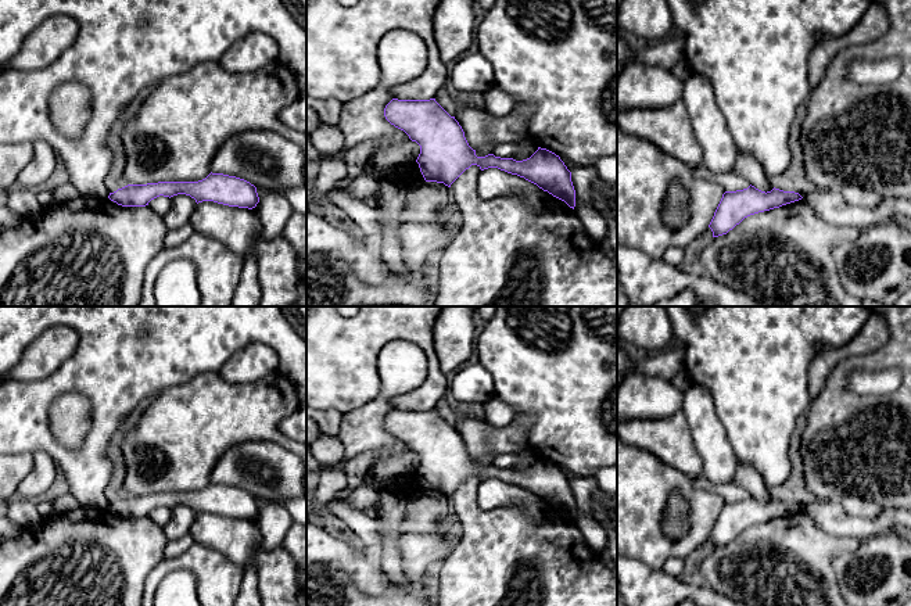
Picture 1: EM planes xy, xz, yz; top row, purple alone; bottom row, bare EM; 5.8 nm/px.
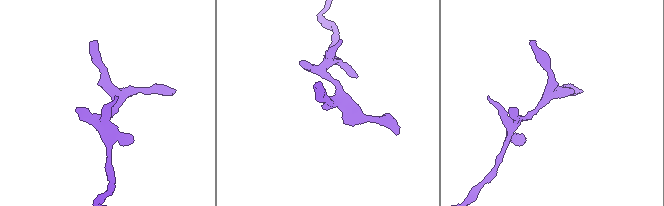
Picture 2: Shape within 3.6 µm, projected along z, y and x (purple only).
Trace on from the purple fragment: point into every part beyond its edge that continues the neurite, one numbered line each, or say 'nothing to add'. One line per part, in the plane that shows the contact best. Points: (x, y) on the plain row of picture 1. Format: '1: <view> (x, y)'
nothing to add

